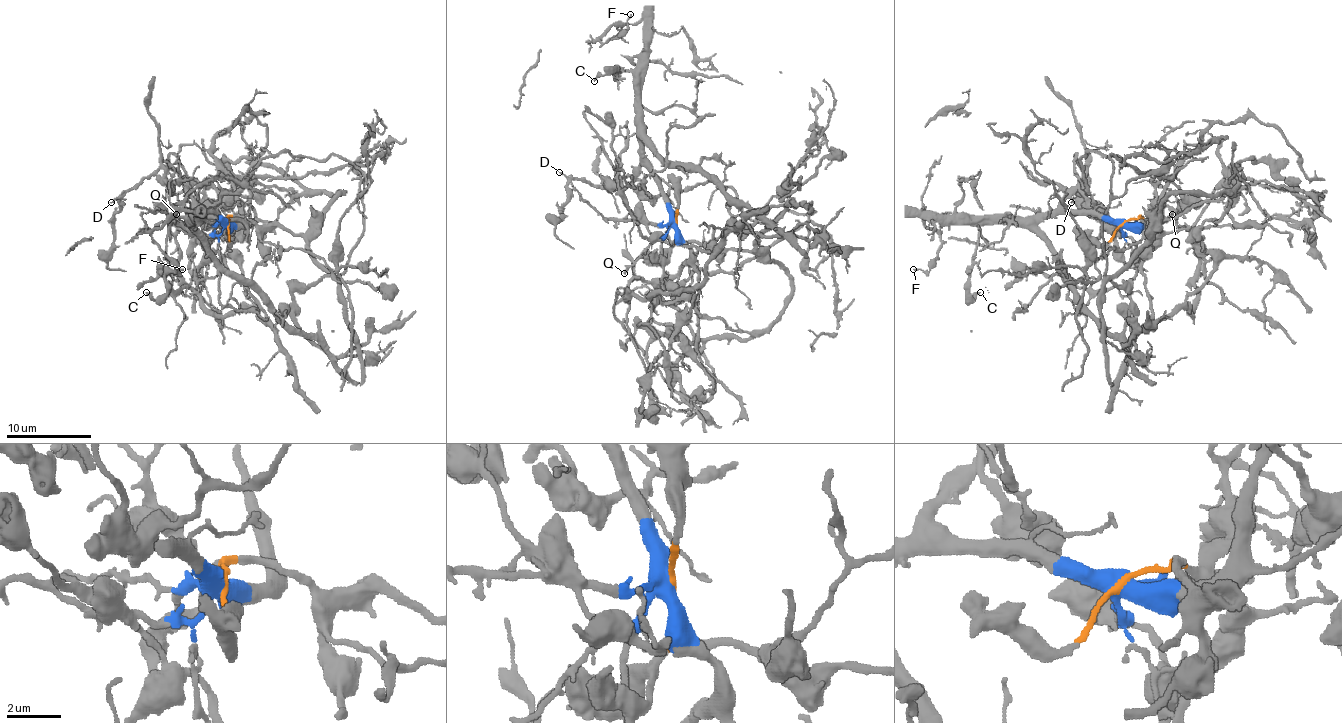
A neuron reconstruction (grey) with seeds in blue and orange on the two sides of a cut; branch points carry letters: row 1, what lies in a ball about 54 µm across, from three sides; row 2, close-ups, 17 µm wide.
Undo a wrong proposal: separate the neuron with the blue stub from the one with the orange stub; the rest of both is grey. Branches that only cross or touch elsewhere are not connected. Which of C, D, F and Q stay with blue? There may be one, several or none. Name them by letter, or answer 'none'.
C, D, F, Q

